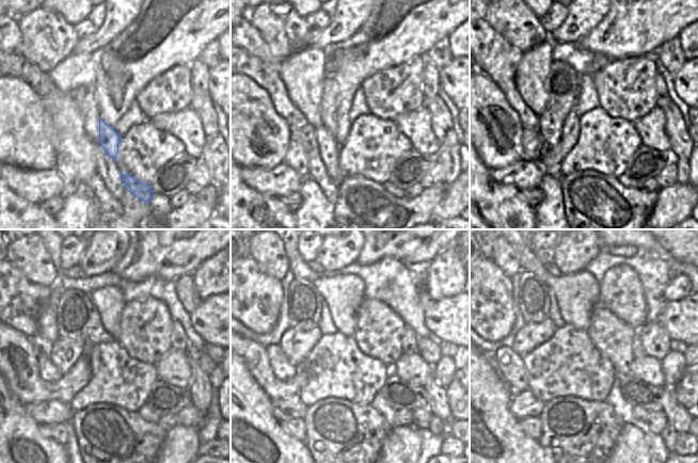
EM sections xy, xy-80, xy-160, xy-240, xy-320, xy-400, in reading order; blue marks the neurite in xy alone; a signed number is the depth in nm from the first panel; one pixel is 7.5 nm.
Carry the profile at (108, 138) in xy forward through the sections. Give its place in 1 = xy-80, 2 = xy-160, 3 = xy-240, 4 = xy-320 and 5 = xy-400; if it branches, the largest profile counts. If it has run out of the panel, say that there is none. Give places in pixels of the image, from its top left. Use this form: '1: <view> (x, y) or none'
1: xy-80 (330, 93)
2: xy-160 (561, 83)
3: xy-240 (74, 309)
4: xy-320 (304, 303)
5: xy-400 (532, 294)

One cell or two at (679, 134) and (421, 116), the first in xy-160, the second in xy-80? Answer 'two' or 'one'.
two

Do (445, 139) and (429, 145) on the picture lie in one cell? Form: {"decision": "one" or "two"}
{"decision": "two"}

